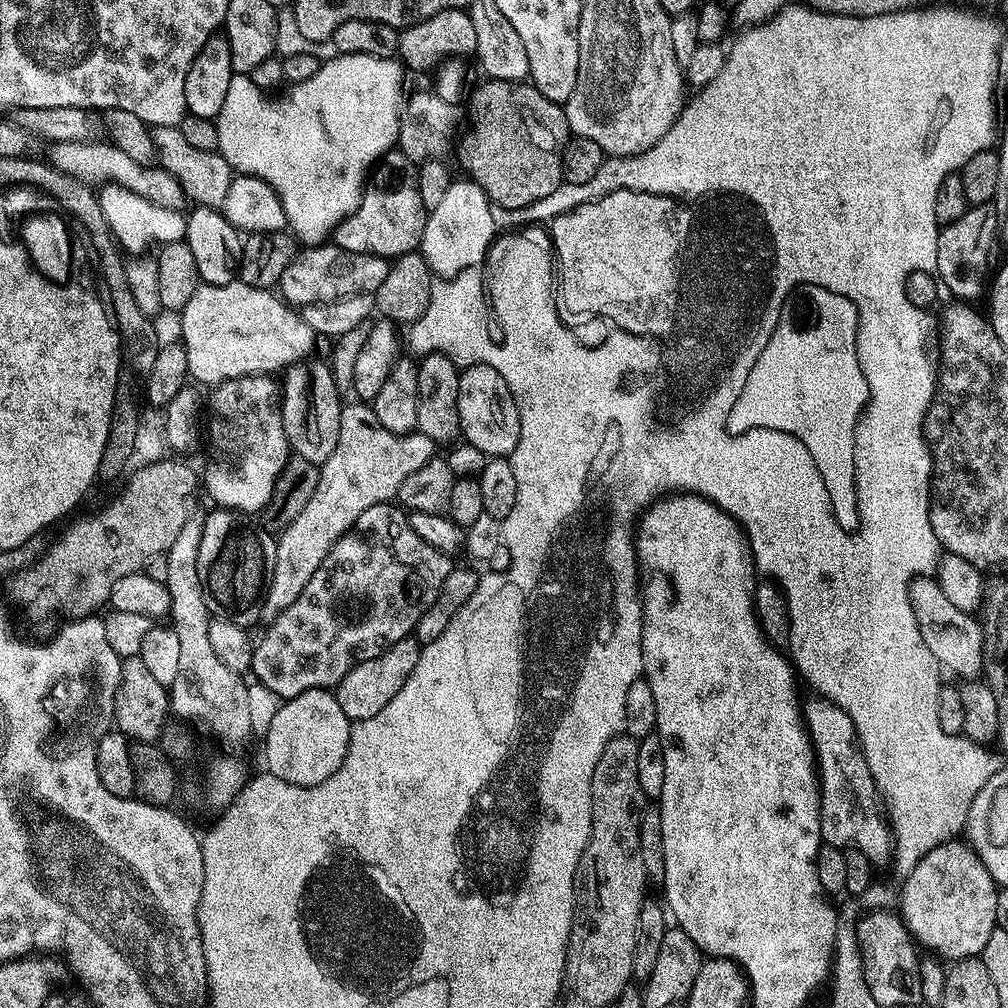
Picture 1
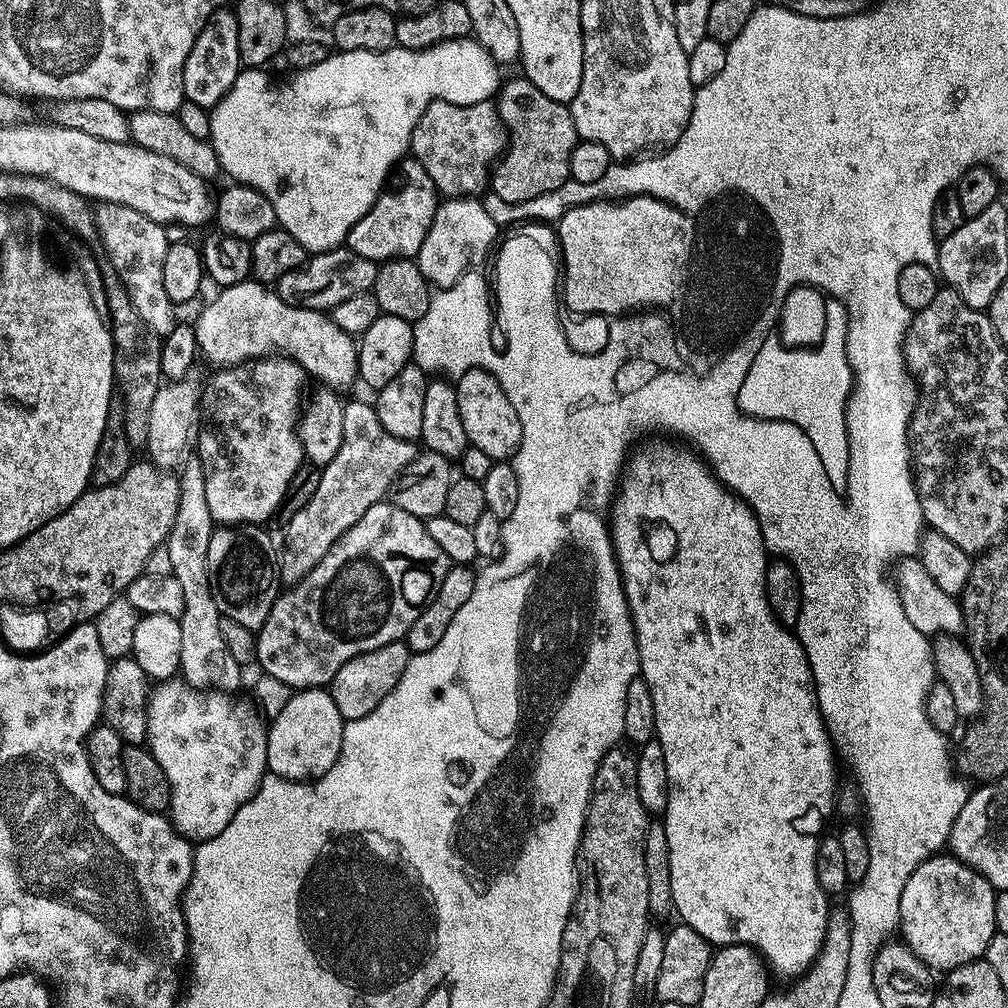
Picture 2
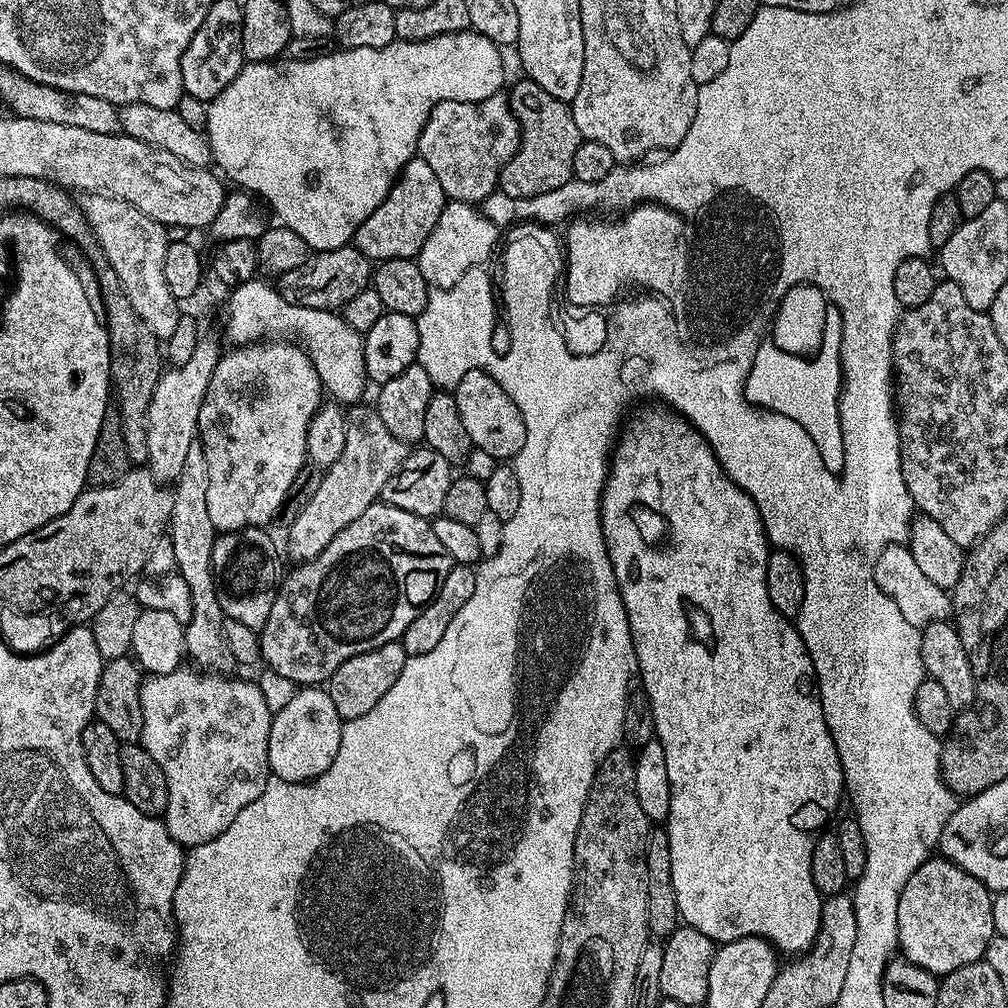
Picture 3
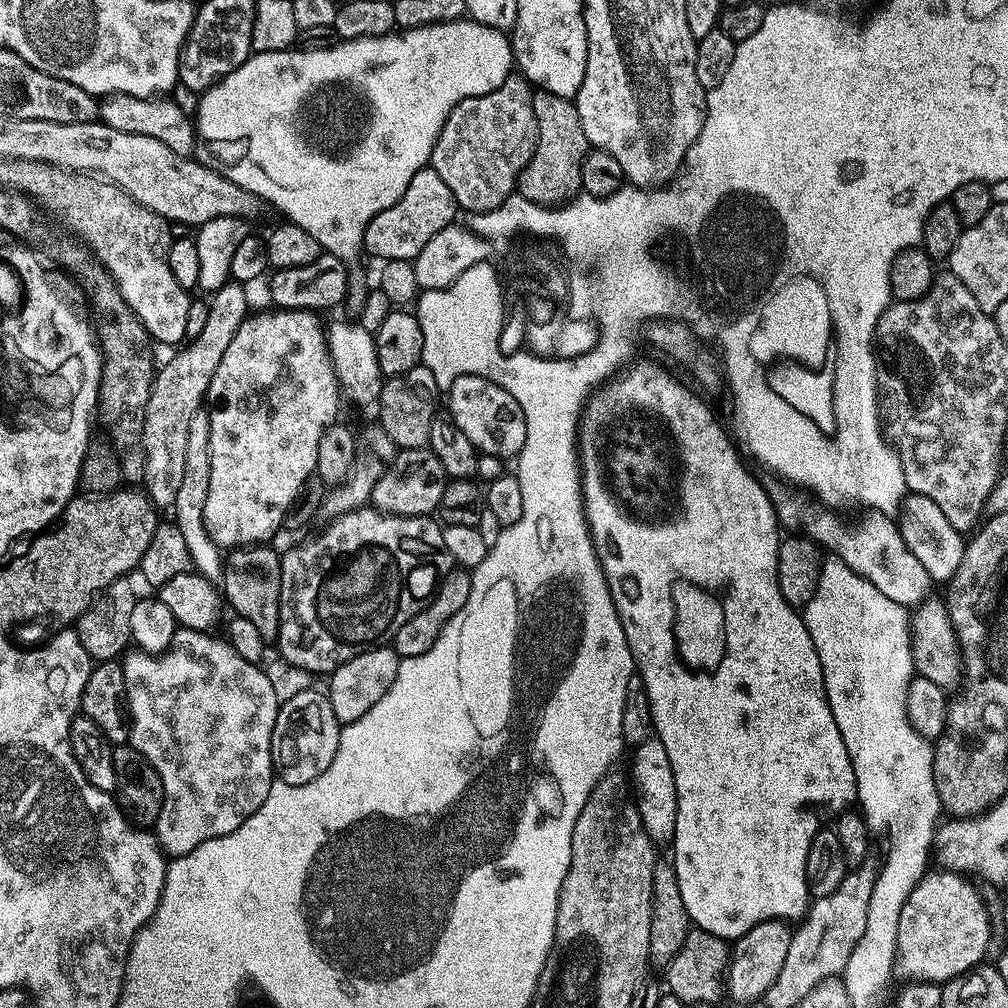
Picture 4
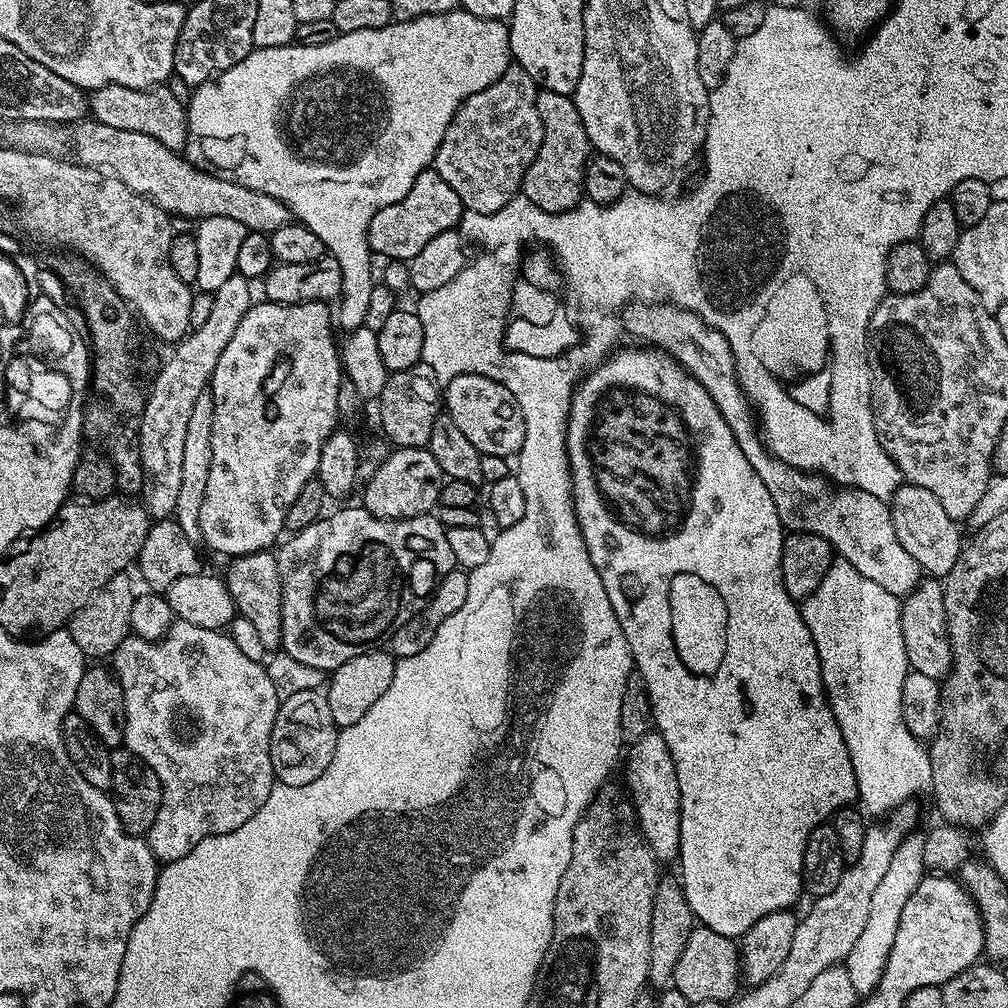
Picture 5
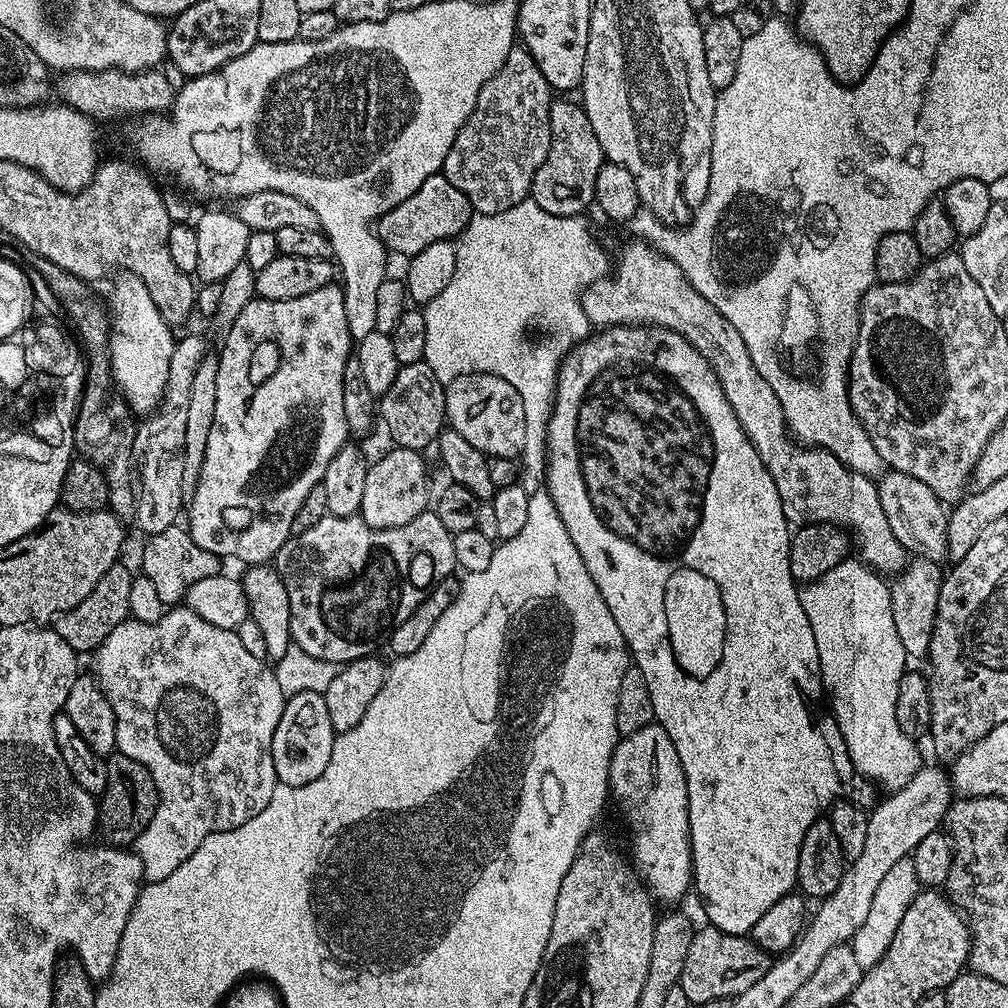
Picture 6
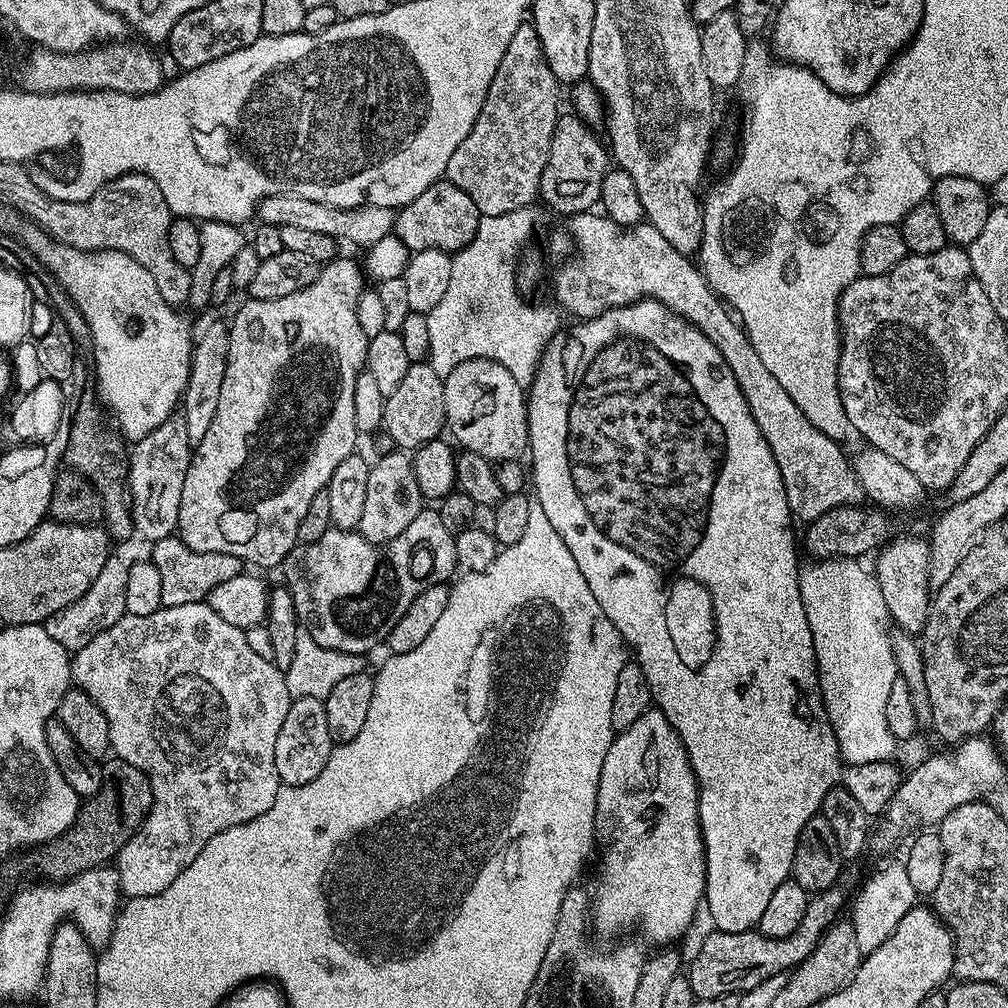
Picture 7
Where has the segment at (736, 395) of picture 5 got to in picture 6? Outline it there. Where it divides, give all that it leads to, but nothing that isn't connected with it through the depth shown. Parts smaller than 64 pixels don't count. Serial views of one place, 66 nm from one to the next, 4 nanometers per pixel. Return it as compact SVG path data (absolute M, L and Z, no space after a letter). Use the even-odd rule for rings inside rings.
M632 238L632 241L621 250L620 257L617 260L615 257L614 271L611 275L585 288L580 300L592 326L642 324L668 328L671 332L682 334L708 359L708 363L720 379L720 385L726 394L726 402L730 402L742 430L750 438L754 450L758 450L766 470L770 470L770 478L774 478L774 486L778 486L778 498L782 498L782 514L788 519L789 525L838 524L841 528L854 533L855 547L856 544L860 547L859 559L869 569L880 574L889 574L888 572L898 574L904 569L910 556L900 545L898 538L894 538L890 530L890 522L886 522L886 510L882 510L882 502L878 498L877 481L871 476L864 476L847 468L825 448L805 446L793 439L784 420L784 411L778 402L778 394L772 389L770 382L766 382L762 374L758 374L750 358L750 350L746 350L746 342L742 342L742 334L738 334L736 327L716 309L715 304L706 302L706 298L702 298L702 294L694 290L694 286L670 257L656 251L651 244L639 238Z

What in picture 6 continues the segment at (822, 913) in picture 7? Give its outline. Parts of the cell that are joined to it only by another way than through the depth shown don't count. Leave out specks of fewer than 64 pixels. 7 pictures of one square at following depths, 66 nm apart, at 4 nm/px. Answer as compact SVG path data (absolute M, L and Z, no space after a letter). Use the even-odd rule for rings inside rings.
M711 926L697 927L692 933L690 951L682 965L680 985L686 993L689 1005L698 1002L714 1002L741 996L766 970L770 970L773 957L764 952L747 935L735 936Z

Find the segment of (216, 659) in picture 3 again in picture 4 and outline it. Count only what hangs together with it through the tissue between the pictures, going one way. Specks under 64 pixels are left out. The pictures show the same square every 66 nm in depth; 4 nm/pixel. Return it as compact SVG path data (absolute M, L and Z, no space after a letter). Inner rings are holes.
M201 410L196 412L194 419L190 421L190 435L186 442L186 471L182 473L182 483L174 505L174 522L186 542L186 550L192 559L191 567L205 580L212 582L215 581L215 576L217 579L222 572L222 549L213 542L206 530L206 494L210 494L210 418L207 411Z

